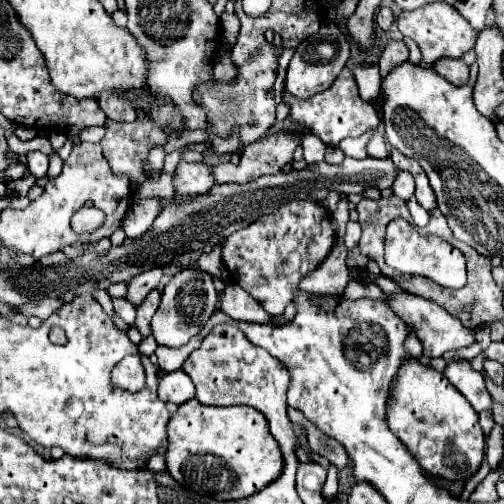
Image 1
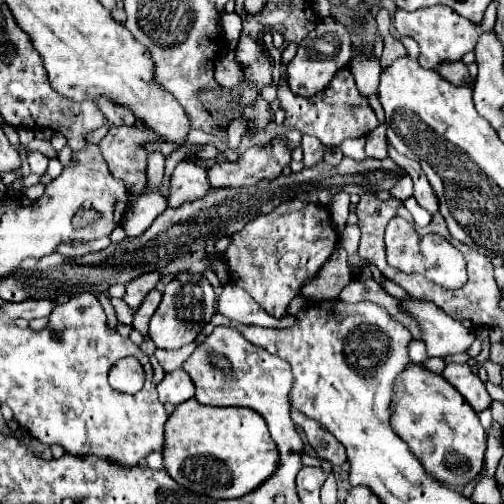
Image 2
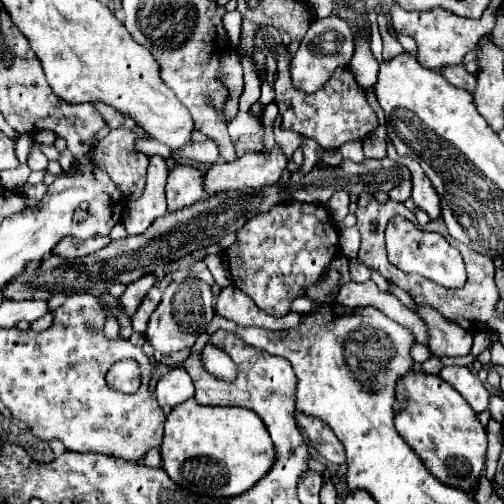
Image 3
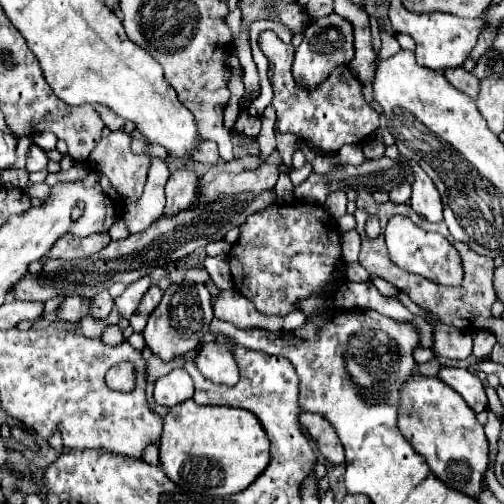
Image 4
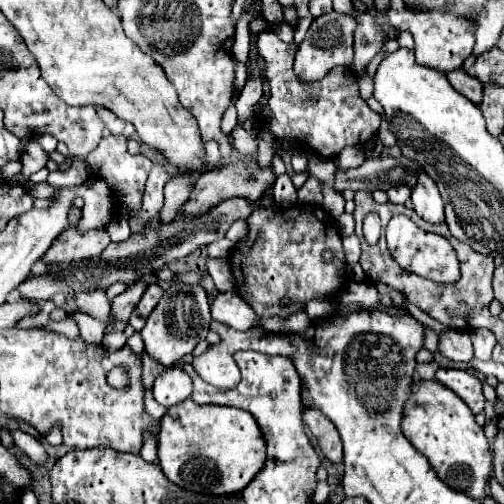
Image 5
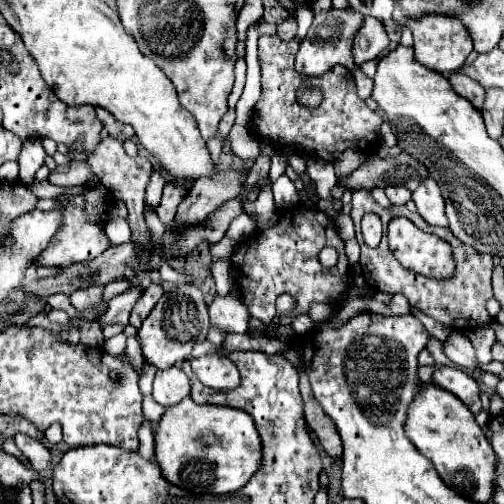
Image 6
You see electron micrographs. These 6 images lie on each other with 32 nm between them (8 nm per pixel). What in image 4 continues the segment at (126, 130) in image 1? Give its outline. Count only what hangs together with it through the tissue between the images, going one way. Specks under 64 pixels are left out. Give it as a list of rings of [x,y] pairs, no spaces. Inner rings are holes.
[[[110,132],[92,150],[88,162],[106,174],[126,204],[136,202],[142,196],[150,158],[144,154],[132,154],[132,134]]]

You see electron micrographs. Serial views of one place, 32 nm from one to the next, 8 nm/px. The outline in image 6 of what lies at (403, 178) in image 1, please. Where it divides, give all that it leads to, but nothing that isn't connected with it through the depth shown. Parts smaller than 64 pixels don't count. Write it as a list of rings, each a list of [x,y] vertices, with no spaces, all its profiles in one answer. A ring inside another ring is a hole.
[[[388,186],[386,196],[388,196],[388,200],[392,204],[406,204],[410,200],[412,192],[408,188],[404,188],[404,186]]]

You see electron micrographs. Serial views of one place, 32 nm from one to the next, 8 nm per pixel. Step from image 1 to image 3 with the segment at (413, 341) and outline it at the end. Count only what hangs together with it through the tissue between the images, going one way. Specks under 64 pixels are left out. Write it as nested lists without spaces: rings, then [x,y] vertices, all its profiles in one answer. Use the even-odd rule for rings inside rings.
[[[414,342],[412,344],[412,350],[410,350],[410,356],[412,356],[414,364],[422,364],[422,362],[426,362],[430,358],[430,352],[428,352],[428,348],[424,344]]]

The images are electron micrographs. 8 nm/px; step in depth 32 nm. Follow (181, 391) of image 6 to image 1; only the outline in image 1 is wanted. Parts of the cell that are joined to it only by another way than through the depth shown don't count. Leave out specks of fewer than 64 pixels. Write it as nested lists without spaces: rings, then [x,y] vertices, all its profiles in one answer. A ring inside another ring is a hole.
[[[176,370],[172,374],[164,374],[158,386],[158,396],[162,402],[174,402],[174,404],[184,404],[186,400],[194,398],[196,390],[190,380],[190,376],[182,370]]]

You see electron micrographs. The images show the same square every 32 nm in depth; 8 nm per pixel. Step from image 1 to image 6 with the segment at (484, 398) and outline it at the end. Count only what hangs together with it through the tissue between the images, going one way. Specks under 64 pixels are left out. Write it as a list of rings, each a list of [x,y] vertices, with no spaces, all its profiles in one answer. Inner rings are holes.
[[[446,366],[438,368],[434,372],[434,384],[456,394],[470,408],[472,414],[478,414],[482,410],[480,384],[472,380],[472,376],[468,376],[466,372],[460,372],[456,368],[446,368]]]

